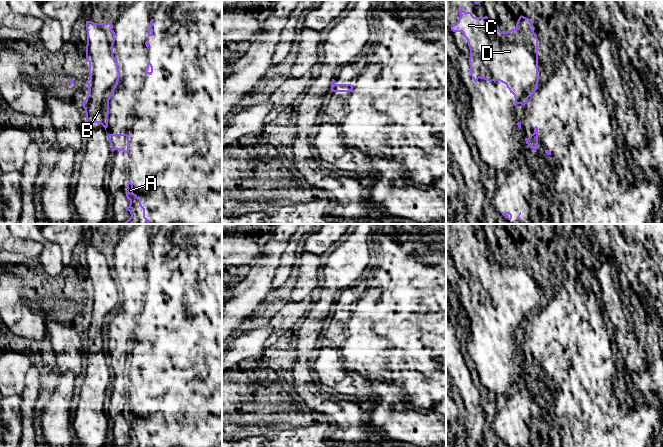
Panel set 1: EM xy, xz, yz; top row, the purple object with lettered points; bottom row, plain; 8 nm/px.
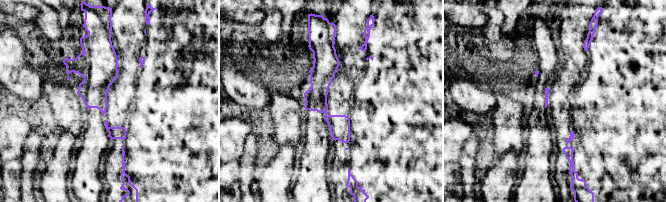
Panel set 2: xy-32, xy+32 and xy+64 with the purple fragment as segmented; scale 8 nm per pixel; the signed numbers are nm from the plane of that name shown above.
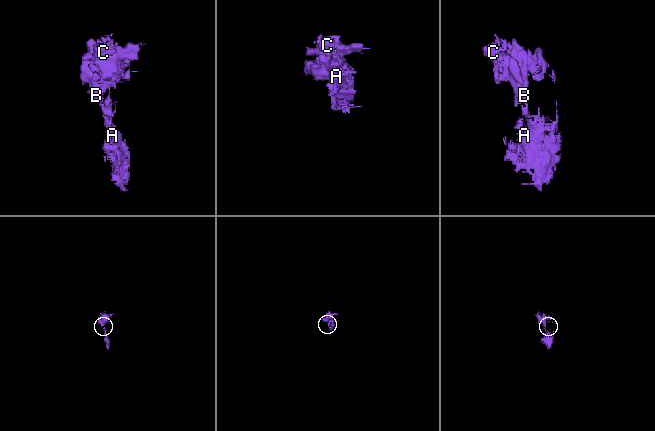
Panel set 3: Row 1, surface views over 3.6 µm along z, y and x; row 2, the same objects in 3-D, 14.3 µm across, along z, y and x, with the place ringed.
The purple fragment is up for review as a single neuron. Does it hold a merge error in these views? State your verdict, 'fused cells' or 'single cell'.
fused cells

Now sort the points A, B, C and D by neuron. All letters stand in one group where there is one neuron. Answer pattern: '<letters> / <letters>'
A / B C D

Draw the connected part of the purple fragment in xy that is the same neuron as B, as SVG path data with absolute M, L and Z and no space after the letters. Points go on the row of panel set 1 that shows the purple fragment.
M86 21L86 59L89 62L89 79L86 83L89 91L86 99L82 102L82 106L86 113L86 124L96 122L101 124L105 130L108 127L109 100L120 78L120 71L113 55L115 32L111 27L112 21L107 23Z

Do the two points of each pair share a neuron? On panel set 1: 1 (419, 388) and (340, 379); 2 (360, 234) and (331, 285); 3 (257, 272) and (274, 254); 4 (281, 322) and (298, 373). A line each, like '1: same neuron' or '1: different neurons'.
1: same neuron
2: same neuron
3: same neuron
4: different neurons

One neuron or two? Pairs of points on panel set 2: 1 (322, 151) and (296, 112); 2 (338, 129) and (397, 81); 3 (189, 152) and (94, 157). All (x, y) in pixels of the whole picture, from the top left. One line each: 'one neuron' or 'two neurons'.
1: two neurons
2: two neurons
3: two neurons

